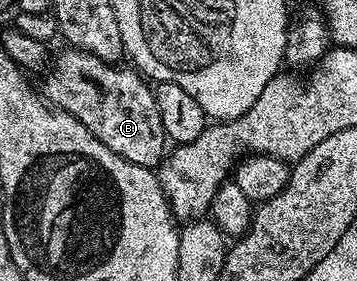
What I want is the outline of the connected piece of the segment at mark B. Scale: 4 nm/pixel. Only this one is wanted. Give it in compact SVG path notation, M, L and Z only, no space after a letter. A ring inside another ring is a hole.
M67 47L64 50L64 53L56 55L55 62L51 65L52 73L43 81L41 93L47 104L72 113L93 136L101 139L105 147L109 147L109 151L121 155L121 159L129 159L129 163L154 170L162 162L169 145L161 123L161 111L155 102L154 88L134 68L122 69L122 64L102 61L80 49Z

